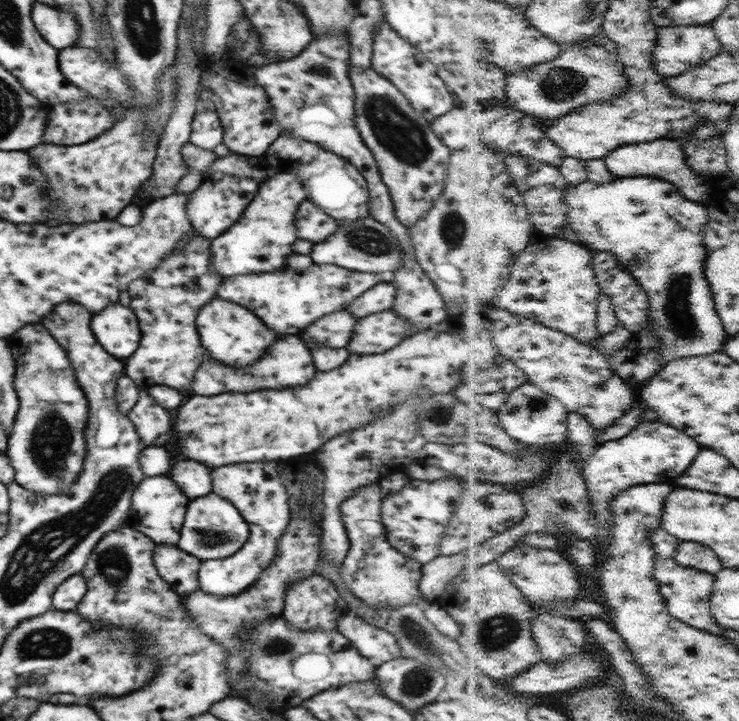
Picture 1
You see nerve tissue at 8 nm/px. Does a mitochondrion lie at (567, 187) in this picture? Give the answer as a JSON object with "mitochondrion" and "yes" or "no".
{"mitochondrion":"no"}

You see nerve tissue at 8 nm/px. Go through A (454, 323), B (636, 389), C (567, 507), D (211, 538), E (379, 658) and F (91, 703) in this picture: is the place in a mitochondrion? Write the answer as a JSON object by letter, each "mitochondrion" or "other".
{"A":"other","B":"other","C":"mitochondrion","D":"mitochondrion","E":"other","F":"other"}

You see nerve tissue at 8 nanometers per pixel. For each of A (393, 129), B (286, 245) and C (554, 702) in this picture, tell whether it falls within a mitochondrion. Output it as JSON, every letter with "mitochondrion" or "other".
{"A":"mitochondrion","B":"other","C":"other"}

